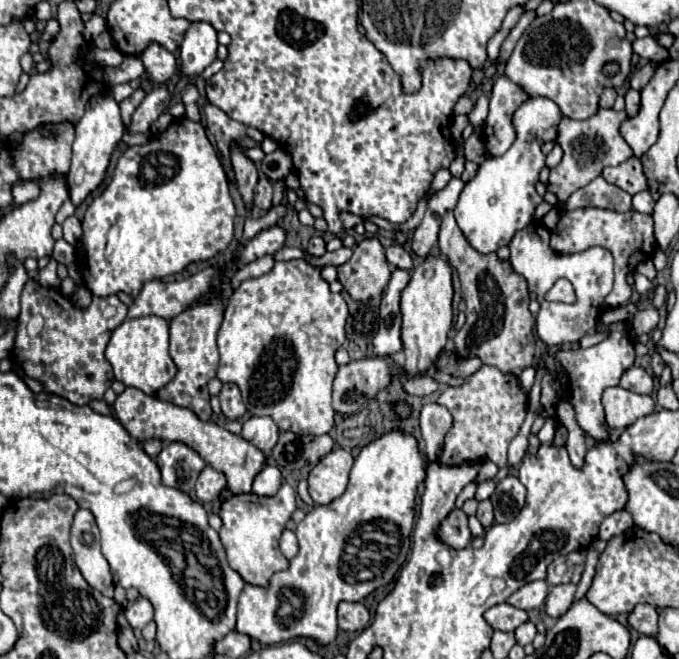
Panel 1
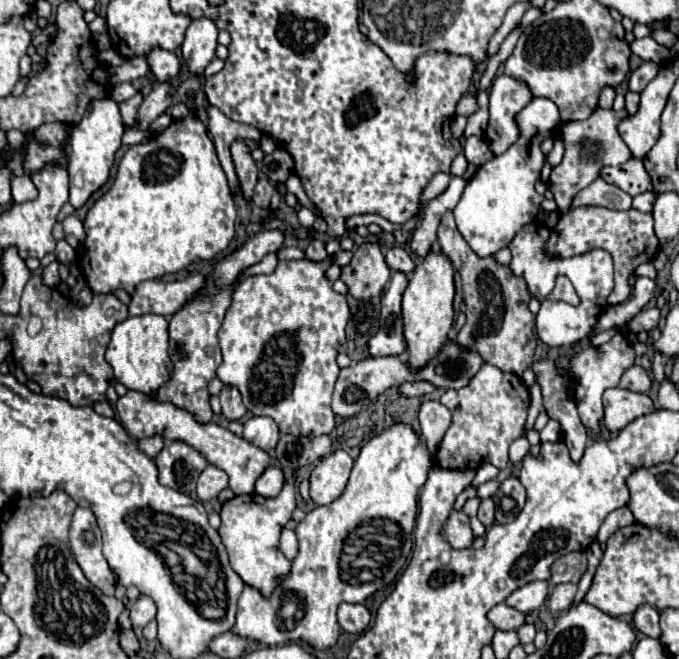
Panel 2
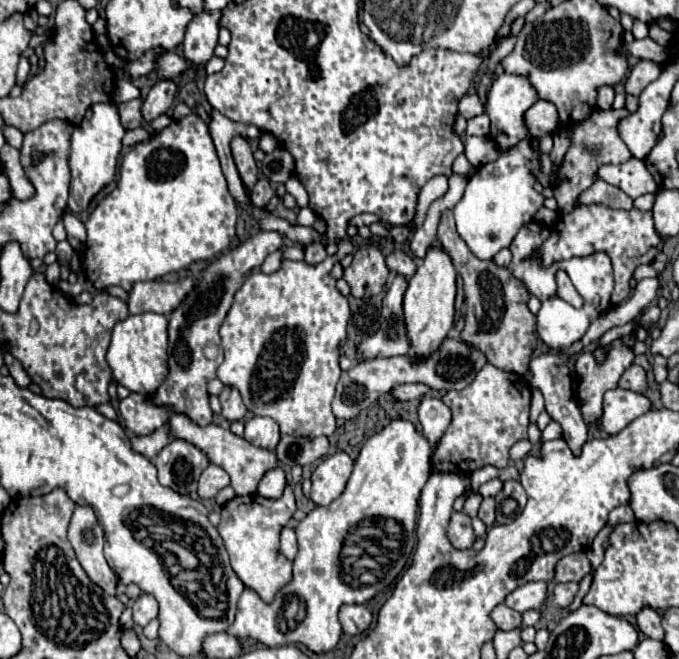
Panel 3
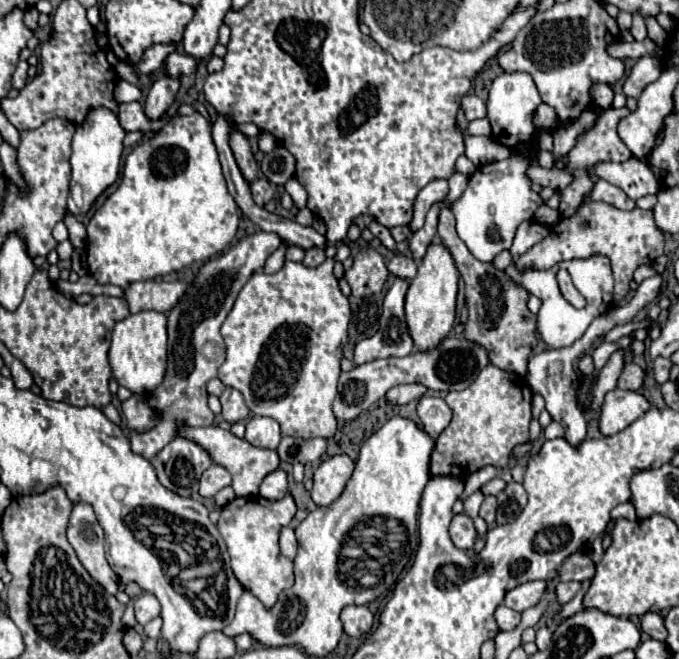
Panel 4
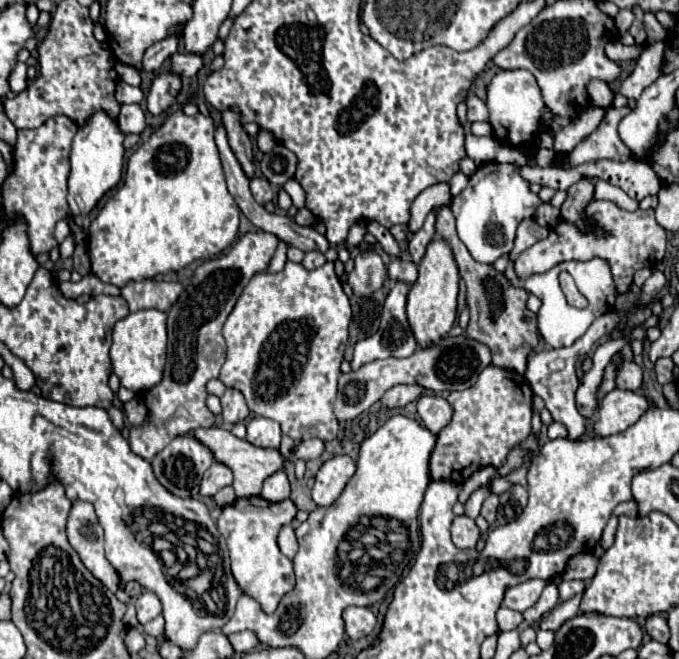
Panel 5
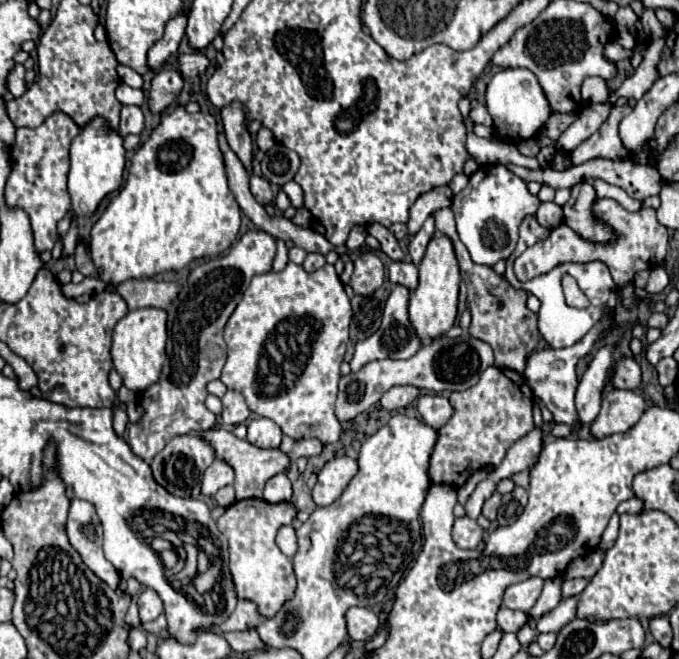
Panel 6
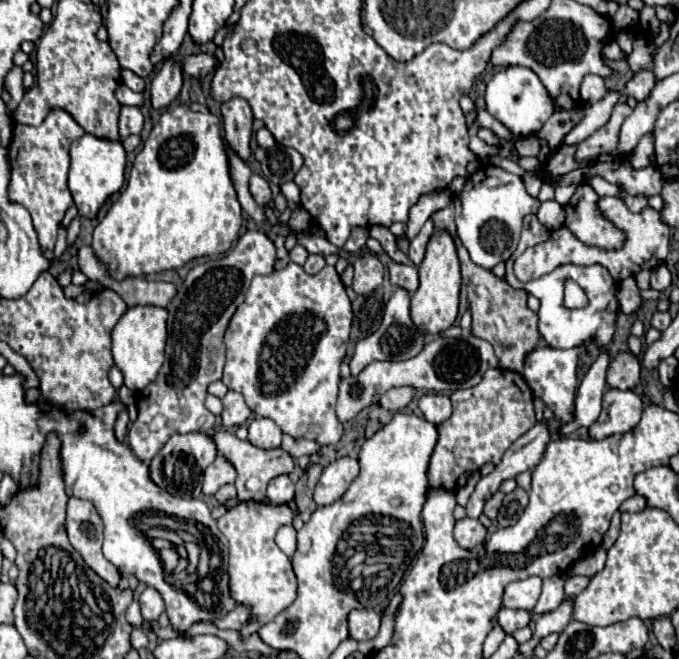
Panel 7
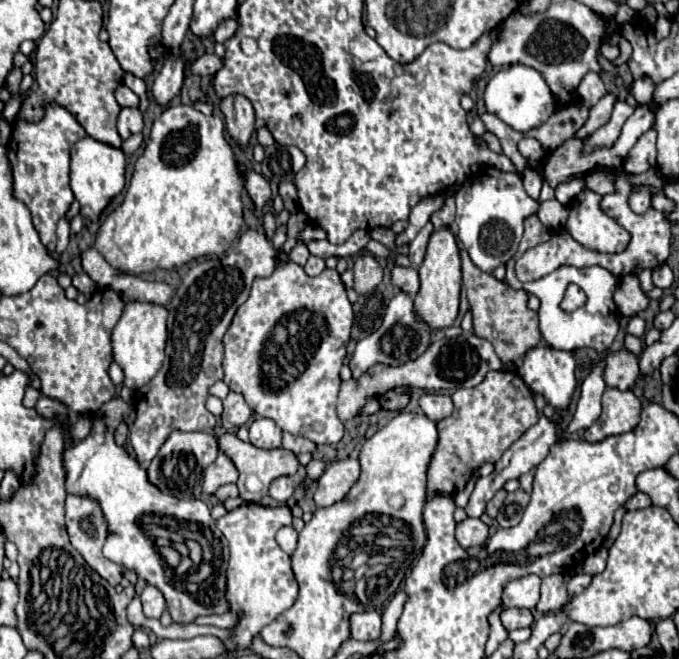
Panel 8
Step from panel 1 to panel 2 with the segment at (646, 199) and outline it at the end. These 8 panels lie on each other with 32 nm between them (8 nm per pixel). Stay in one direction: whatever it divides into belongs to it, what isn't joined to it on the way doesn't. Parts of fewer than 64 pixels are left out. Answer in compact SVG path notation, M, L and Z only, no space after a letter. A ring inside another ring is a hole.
M644 192L644 194L640 194L640 196L634 198L634 204L632 206L636 210L640 210L640 212L650 212L652 210L652 204L654 204L654 198L656 198L654 192Z

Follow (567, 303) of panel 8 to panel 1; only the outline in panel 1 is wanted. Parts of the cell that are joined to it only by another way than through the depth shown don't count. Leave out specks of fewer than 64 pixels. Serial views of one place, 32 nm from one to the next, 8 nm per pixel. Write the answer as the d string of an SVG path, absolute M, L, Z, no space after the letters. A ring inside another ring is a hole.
M566 278L556 280L556 284L552 286L552 290L546 294L546 300L558 300L558 302L568 302L574 304L576 302L576 294L572 284Z

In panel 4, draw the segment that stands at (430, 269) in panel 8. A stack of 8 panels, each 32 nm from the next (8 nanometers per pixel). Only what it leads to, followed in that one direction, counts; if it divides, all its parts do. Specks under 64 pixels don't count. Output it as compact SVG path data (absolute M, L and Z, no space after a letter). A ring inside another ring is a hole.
M434 240L428 246L426 256L418 264L418 274L410 282L404 306L406 322L418 350L434 348L452 330L456 320L456 292L458 292L458 270L452 260L452 254L440 240Z

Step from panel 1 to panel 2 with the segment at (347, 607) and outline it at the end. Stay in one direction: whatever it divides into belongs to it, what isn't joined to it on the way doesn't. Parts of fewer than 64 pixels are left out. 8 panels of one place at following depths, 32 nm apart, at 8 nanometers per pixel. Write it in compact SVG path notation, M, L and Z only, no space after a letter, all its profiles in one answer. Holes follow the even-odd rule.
M340 604L338 622L348 634L362 634L370 624L370 612L364 604Z

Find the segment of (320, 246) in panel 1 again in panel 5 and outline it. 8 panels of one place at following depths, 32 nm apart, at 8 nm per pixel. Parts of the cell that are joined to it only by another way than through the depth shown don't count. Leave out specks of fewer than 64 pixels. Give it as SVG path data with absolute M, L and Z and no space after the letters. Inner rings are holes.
M308 252L306 258L302 260L302 266L304 266L306 270L316 270L316 268L320 268L322 264L326 264L326 258L324 258L322 252Z

